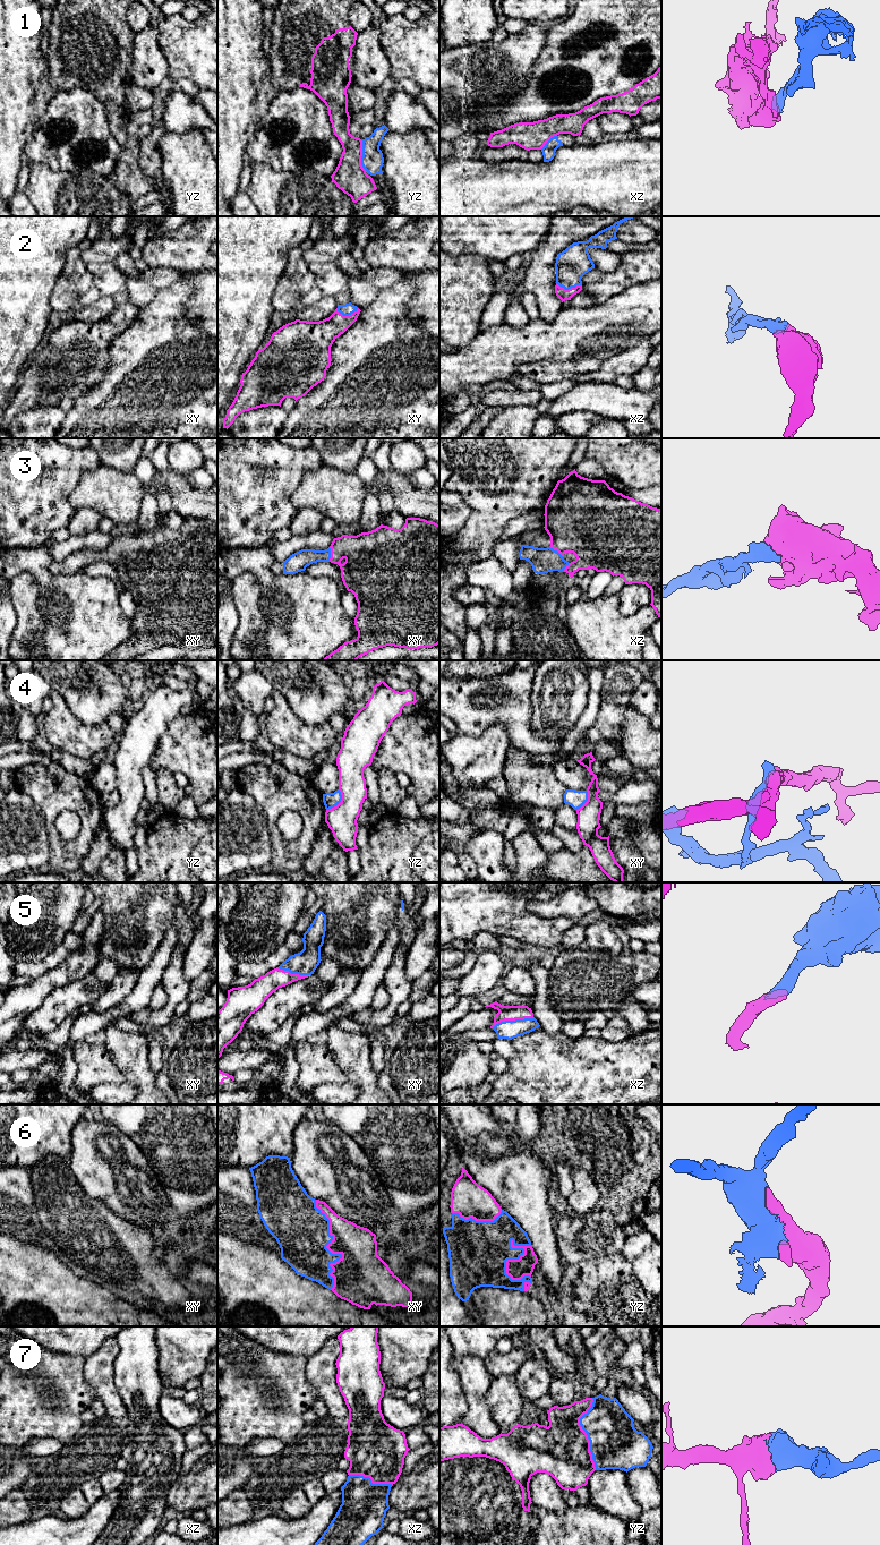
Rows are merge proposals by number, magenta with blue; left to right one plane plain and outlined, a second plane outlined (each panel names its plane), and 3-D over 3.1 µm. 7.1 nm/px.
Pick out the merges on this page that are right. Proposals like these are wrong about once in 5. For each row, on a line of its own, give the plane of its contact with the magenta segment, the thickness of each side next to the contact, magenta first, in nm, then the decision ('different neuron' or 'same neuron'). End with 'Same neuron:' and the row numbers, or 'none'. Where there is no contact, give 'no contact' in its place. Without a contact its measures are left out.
1: meets magenta in yz; 220 nm thick on the magenta side, 160 nm on the other; different neuron
2: meets magenta in xz; 80 nm thick on the magenta side, 220 nm on the other; same neuron
3: meets magenta in xy; 300 nm thick on the magenta side, 140 nm on the other; same neuron
4: meets magenta in yz; 200 nm thick on the magenta side, 110 nm on the other; different neuron
5: meets magenta in xz; 110 nm thick on the magenta side, 130 nm on the other; same neuron
6: meets magenta in xy; 300 nm thick on the magenta side, 380 nm on the other; same neuron
7: meets magenta in yz; 400 nm thick on the magenta side, 360 nm on the other; same neuron
Same neuron: 2, 3, 5, 6, 7

